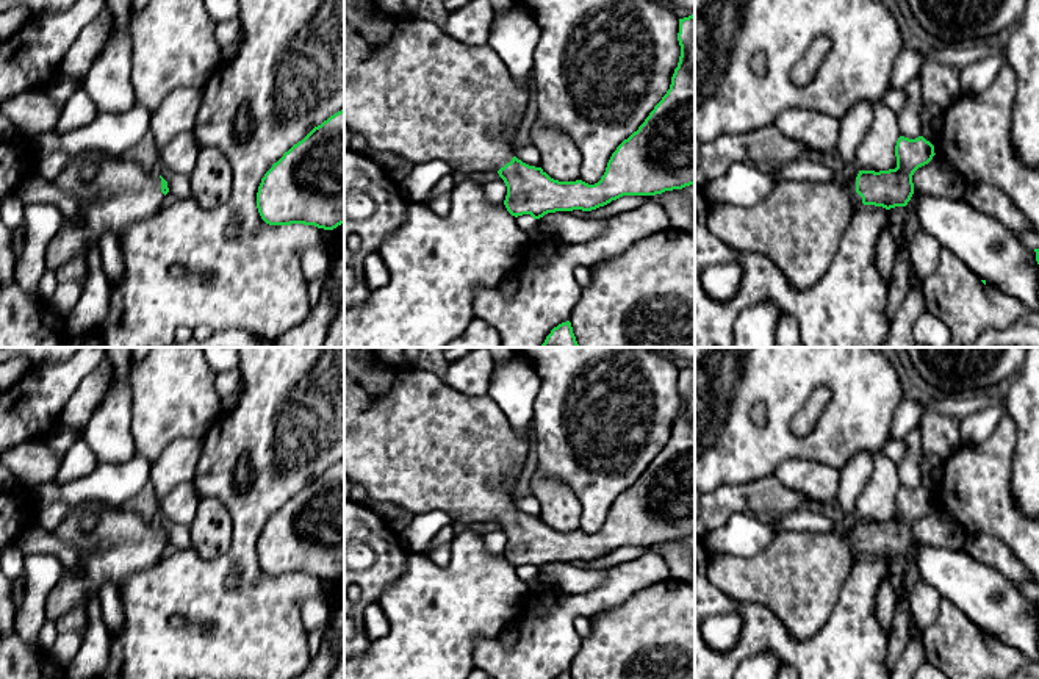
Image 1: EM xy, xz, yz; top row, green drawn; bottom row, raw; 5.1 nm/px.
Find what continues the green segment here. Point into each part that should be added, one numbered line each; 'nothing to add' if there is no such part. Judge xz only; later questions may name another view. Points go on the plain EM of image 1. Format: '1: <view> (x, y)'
1: xz (412, 440)

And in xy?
1: xy (121, 543)

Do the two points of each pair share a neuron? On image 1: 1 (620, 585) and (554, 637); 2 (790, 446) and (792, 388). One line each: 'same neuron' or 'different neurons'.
1: same neuron
2: same neuron

